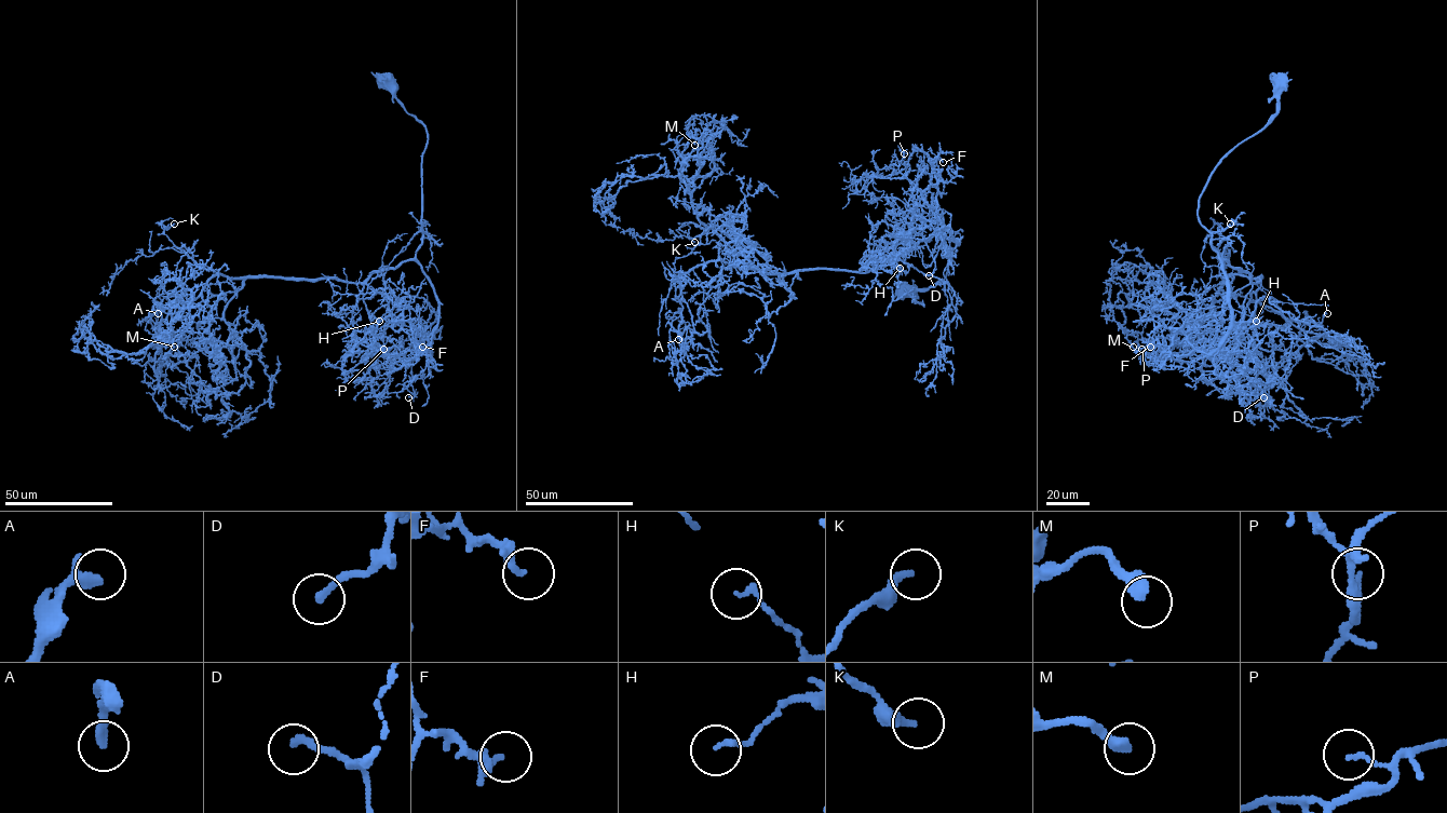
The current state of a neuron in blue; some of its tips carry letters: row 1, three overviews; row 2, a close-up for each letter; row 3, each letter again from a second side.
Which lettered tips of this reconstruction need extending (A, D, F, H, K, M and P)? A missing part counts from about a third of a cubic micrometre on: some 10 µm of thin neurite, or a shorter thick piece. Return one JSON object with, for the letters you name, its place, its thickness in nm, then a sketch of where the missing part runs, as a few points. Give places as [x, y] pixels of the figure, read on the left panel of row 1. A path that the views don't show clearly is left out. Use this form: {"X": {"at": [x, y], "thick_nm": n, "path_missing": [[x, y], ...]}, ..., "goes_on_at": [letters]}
{"goes_on_at": []}

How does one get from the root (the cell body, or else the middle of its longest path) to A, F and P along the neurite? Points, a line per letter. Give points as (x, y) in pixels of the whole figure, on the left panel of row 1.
A: (389, 83), (428, 133), (413, 258), (360, 283), (247, 278), (198, 303), (168, 301), (168, 337), (158, 313)
F: (389, 83), (428, 133), (416, 258), (433, 288), (438, 322), (420, 353), (411, 328), (414, 346), (422, 347)
P: (389, 83), (428, 133), (416, 258), (433, 288), (438, 322), (420, 353), (383, 349)

